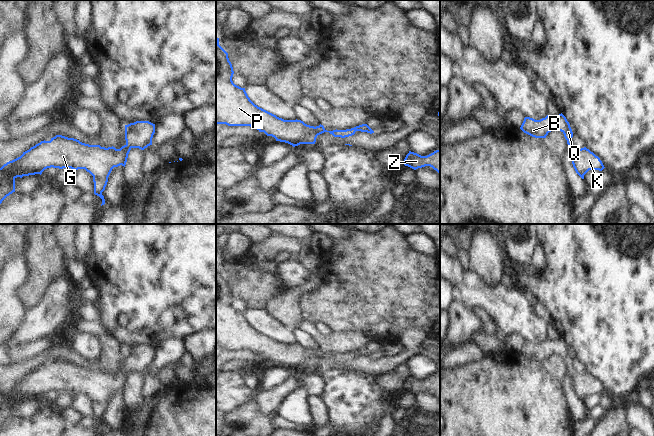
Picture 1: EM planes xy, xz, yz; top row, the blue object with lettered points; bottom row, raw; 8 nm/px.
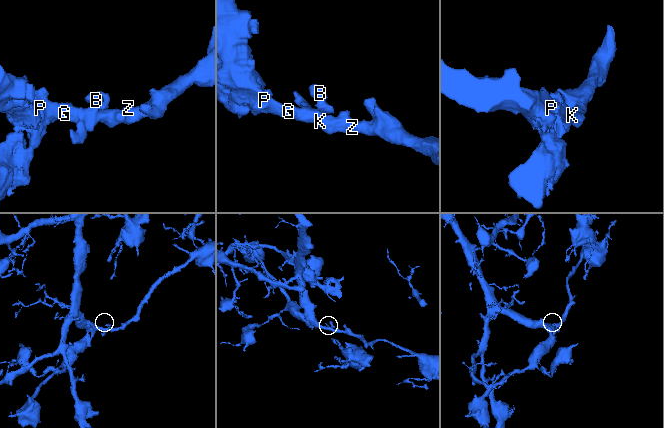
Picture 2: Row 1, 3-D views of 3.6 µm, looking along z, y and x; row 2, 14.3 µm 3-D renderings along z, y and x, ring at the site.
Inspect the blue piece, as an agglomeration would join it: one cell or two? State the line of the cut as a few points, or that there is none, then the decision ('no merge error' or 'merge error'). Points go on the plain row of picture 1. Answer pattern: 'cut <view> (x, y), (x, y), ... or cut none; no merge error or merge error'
cut none; no merge error

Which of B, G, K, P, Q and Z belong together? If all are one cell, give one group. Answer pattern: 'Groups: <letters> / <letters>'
Groups: B G K P Q Z

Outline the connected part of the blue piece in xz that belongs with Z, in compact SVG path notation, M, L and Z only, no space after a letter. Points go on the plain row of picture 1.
M436 374L427 380L421 380L409 375L404 383L404 389L414 394L425 390L430 390L440 399L440 374Z

